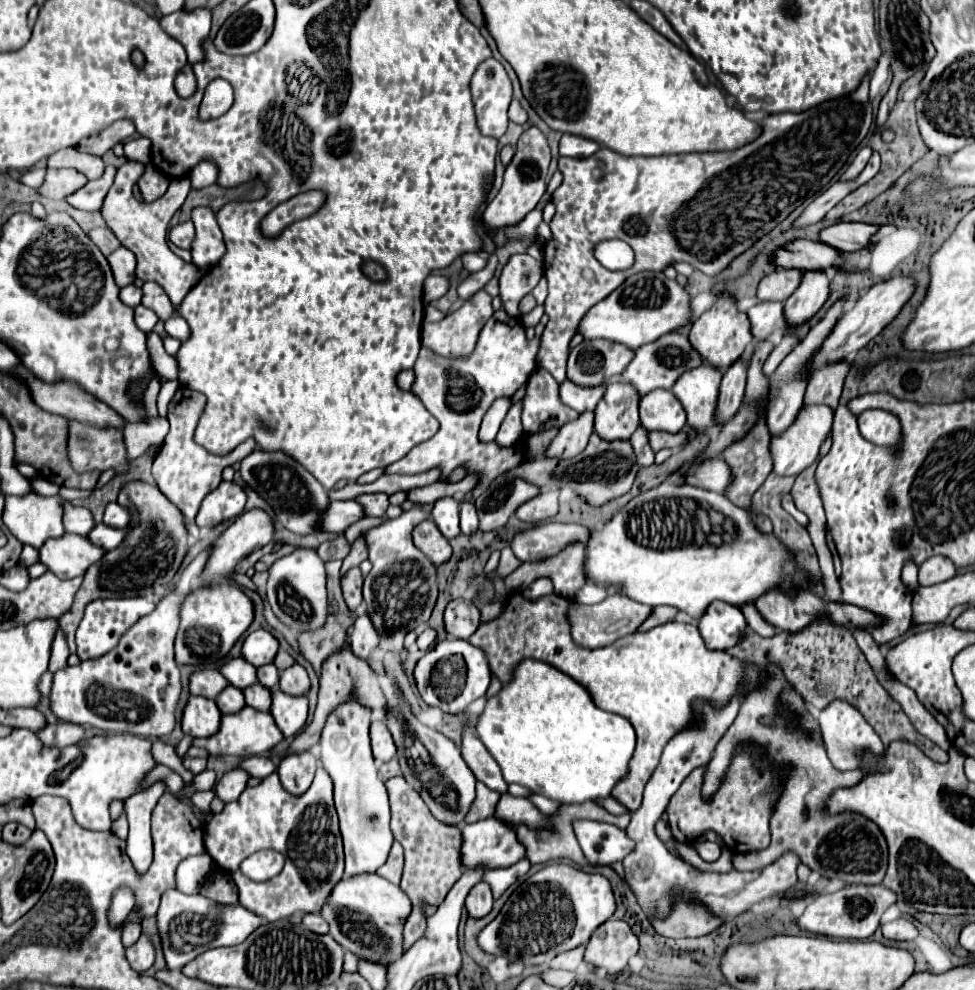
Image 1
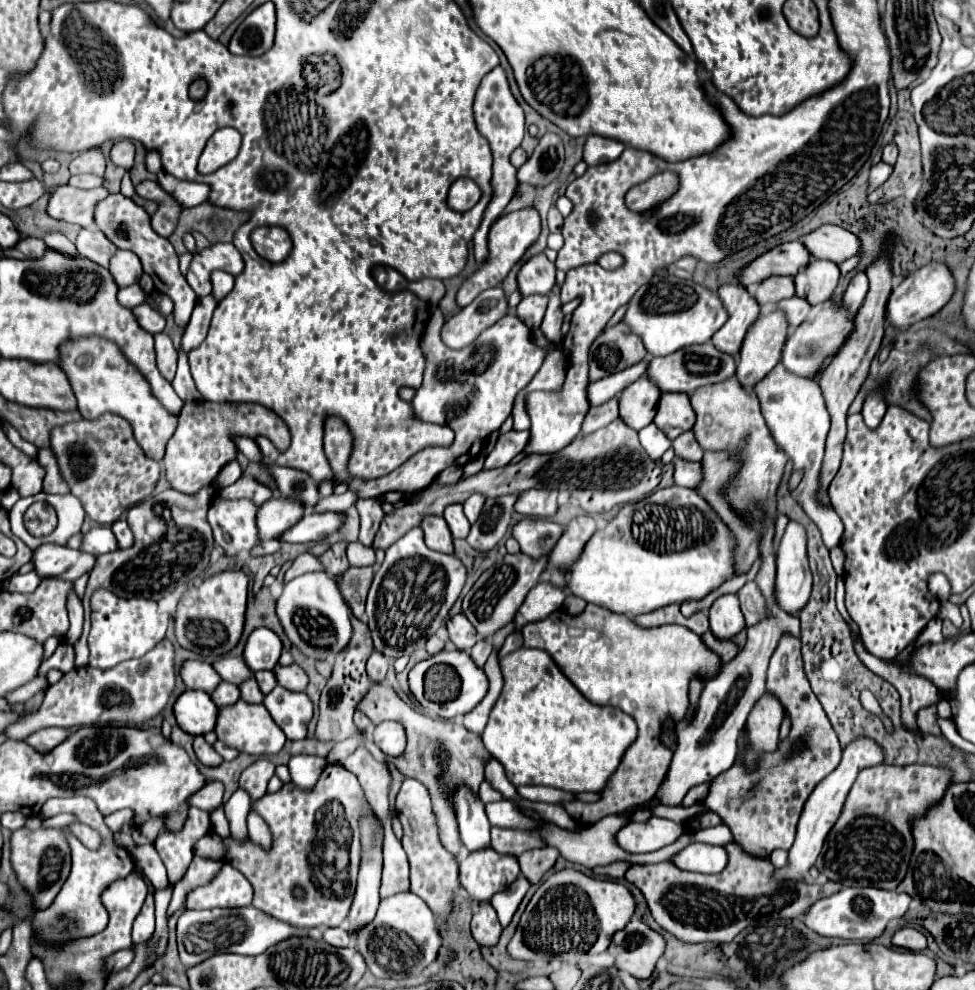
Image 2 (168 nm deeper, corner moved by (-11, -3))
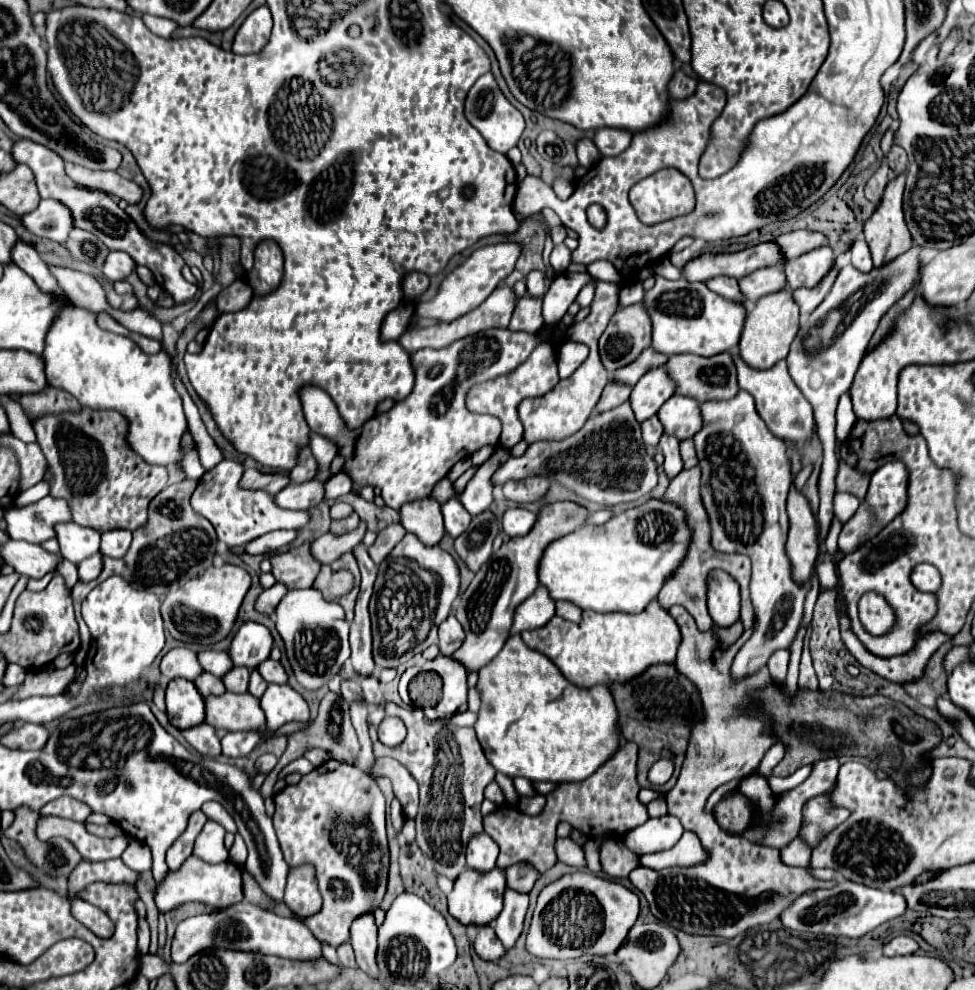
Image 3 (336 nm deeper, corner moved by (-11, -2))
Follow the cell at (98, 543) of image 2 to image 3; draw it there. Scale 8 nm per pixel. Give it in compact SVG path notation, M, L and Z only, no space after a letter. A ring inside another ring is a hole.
M72 521L58 523L54 527L56 539L60 545L60 555L72 563L80 563L86 557L98 553L100 547L100 533L92 531L90 527L80 527Z

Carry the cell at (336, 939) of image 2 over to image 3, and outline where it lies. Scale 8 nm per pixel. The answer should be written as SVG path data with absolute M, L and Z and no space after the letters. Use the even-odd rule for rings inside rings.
M344 943L344 945L338 947L338 957L340 957L340 965L342 965L342 967L350 967L350 969L356 967L354 951L352 951L352 945L350 945L350 943Z

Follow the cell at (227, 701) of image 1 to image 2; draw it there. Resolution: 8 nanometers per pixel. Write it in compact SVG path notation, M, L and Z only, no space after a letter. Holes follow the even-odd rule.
M222 682L222 684L216 688L216 692L212 692L210 696L212 696L212 700L214 700L214 704L216 704L218 708L232 706L232 704L236 704L236 702L240 700L240 688L234 686L234 684Z

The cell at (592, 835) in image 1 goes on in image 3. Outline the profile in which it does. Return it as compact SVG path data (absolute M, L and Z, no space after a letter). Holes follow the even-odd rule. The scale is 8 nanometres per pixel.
M664 815L658 819L648 819L644 825L630 831L630 835L624 837L624 843L630 851L636 855L644 853L656 853L670 849L684 833L684 827L678 817Z

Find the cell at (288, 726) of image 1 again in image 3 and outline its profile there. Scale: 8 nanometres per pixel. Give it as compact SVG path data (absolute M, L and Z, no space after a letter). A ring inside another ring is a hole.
M268 685L266 693L260 697L260 707L266 715L266 736L261 739L265 741L270 738L271 731L280 729L284 723L290 721L308 721L310 711L308 703L302 699L300 693L296 693L290 685Z

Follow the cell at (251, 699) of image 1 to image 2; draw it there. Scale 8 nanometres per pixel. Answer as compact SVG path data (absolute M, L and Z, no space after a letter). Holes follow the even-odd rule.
M246 680L244 684L240 684L240 692L242 692L242 700L244 702L250 702L250 704L262 704L264 700L264 694L260 692L256 680Z

